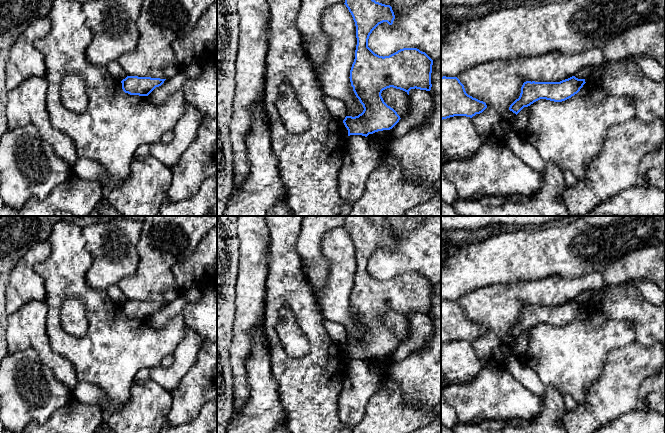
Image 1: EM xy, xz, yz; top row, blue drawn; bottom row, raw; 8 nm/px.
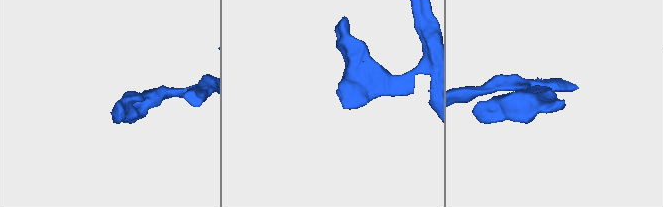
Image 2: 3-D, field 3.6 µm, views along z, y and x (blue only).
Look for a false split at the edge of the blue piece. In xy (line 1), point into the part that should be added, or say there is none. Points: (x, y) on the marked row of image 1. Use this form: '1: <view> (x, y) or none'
1: none

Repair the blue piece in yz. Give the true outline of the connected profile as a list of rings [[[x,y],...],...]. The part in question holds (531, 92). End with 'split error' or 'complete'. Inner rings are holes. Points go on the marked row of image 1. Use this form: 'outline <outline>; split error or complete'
outline [[[575,76],[560,82],[526,81],[521,87],[519,98],[510,105],[509,110],[517,115],[524,107],[540,99],[565,101],[577,94],[585,83],[585,79],[578,79]]]; complete

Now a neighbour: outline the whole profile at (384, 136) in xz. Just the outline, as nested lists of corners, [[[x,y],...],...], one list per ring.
[[[383,130],[383,131],[378,131],[378,132],[375,132],[373,134],[369,134],[367,136],[368,137],[371,137],[371,138],[374,138],[374,139],[379,139],[380,142],[381,142],[381,145],[386,149],[386,146],[387,144],[389,143],[389,141],[391,140],[391,135],[390,135],[390,132],[389,130]]]

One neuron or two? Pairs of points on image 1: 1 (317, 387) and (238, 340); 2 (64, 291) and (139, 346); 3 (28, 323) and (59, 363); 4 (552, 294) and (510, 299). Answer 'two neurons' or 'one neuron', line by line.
1: two neurons
2: one neuron
3: one neuron
4: one neuron

